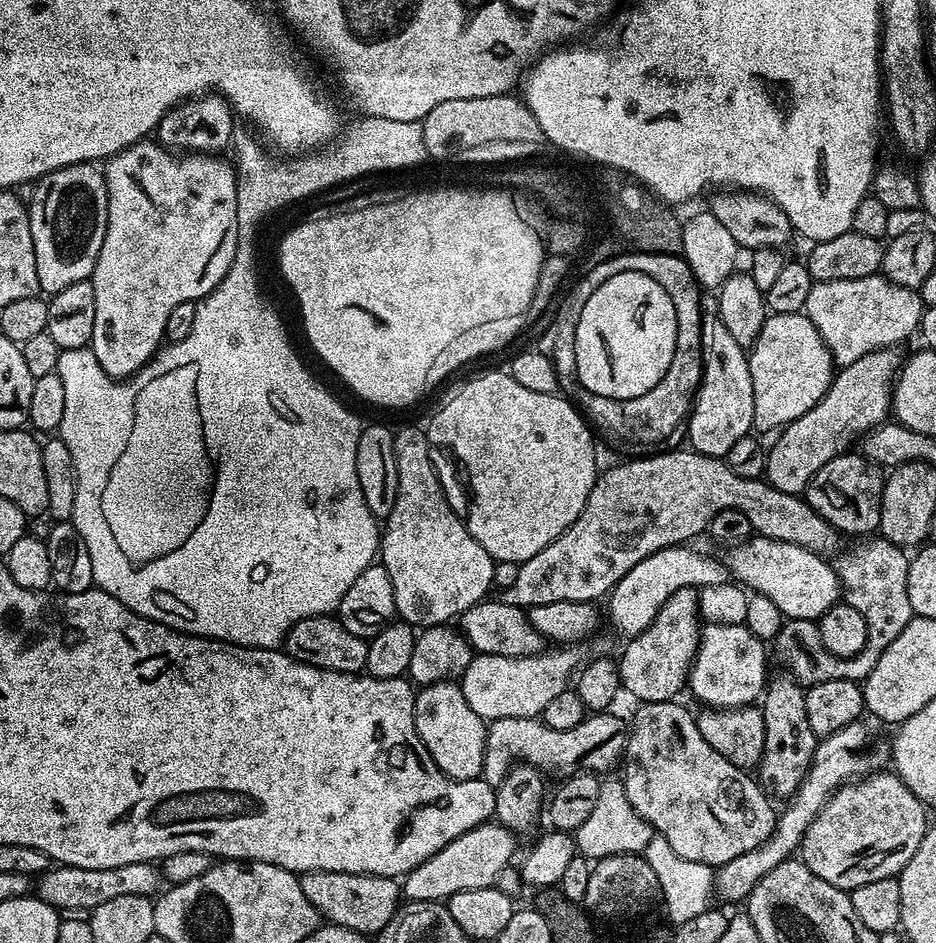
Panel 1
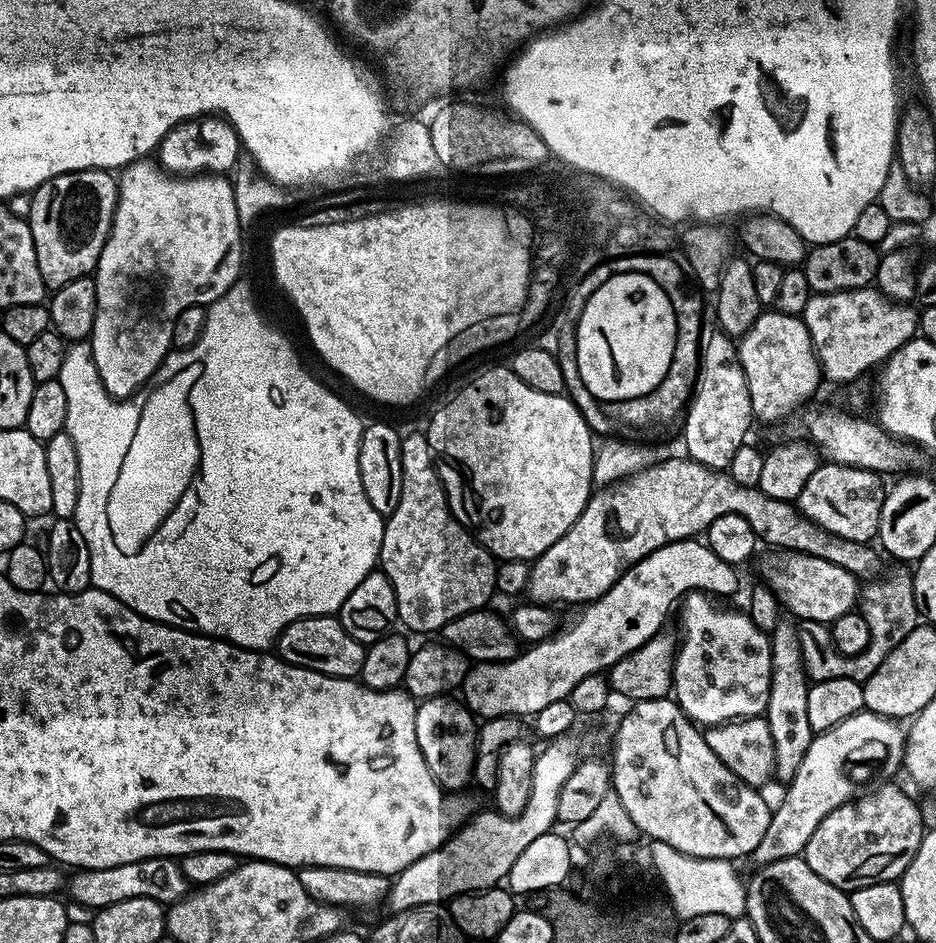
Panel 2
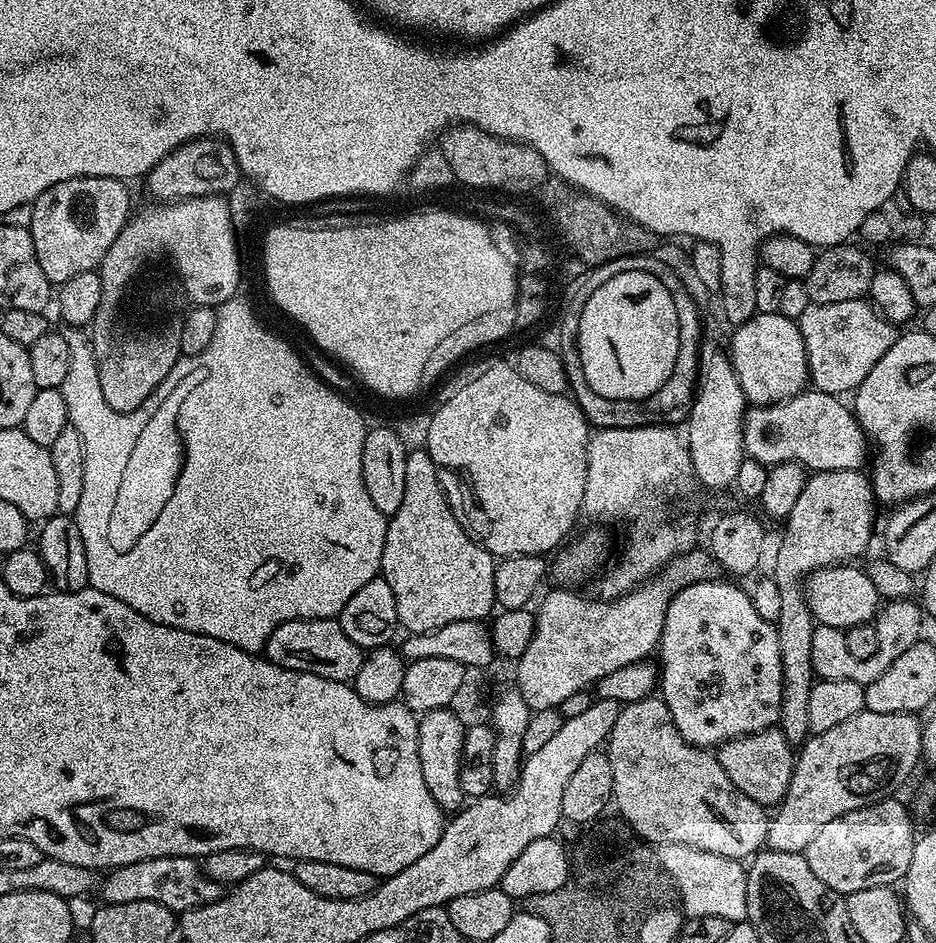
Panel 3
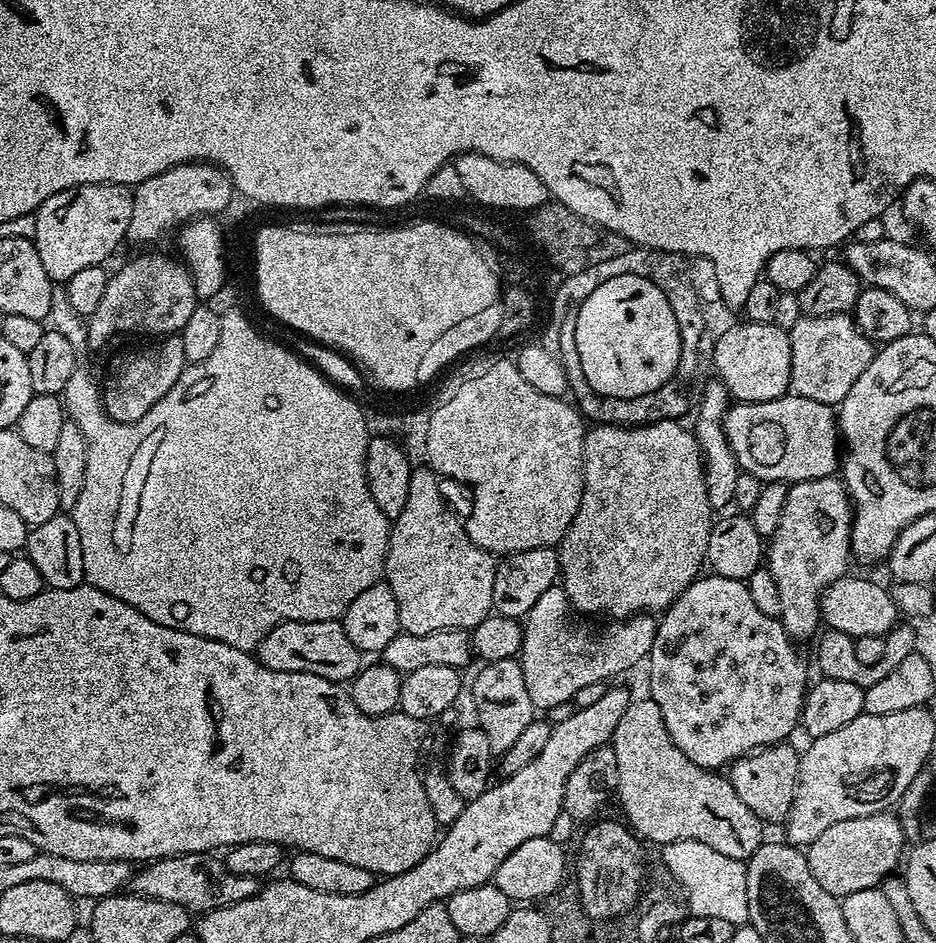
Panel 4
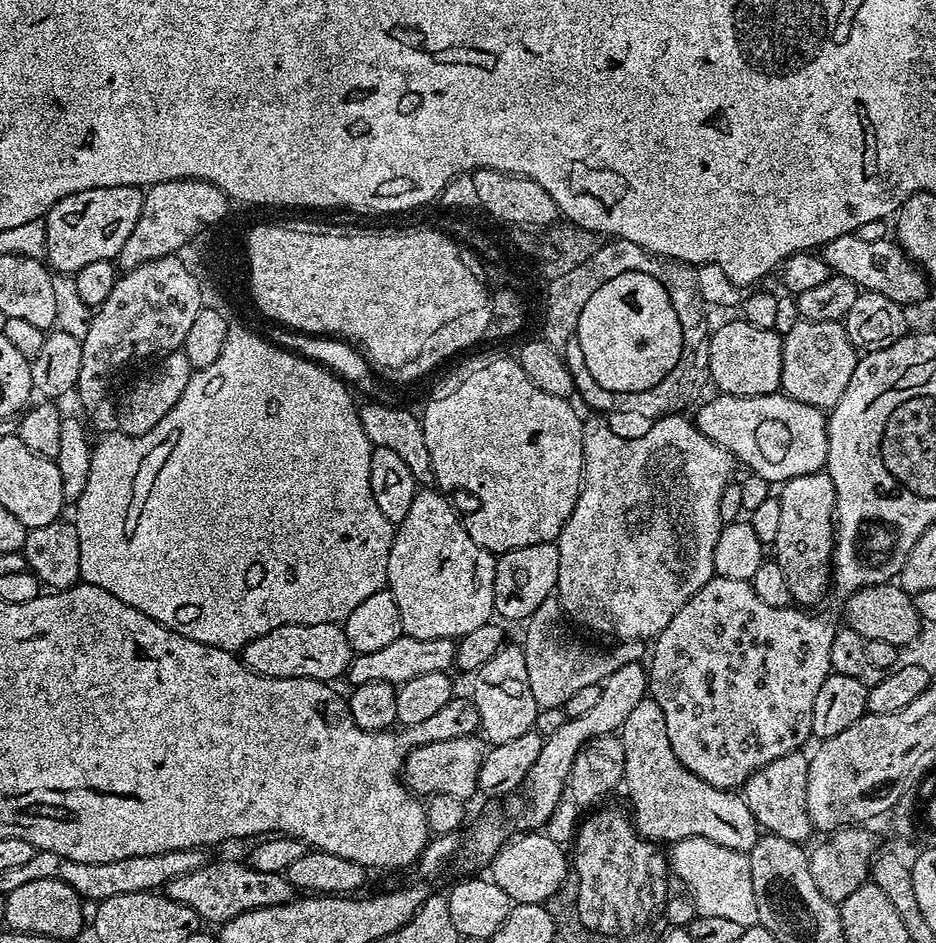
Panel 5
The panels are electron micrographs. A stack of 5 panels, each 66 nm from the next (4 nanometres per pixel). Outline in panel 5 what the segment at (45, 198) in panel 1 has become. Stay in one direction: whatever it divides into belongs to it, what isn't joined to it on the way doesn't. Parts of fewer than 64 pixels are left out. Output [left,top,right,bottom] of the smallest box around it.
[43,184,144,274]

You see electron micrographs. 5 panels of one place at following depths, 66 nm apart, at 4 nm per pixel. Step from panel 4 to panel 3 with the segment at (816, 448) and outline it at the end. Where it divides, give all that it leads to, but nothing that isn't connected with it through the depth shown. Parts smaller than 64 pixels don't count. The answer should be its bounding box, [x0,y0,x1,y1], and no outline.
[744,390,870,473]

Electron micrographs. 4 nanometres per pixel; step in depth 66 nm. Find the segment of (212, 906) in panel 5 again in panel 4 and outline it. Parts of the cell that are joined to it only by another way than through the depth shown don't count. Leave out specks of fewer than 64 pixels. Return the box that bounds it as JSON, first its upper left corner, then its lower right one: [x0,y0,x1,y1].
[130,852,262,914]

